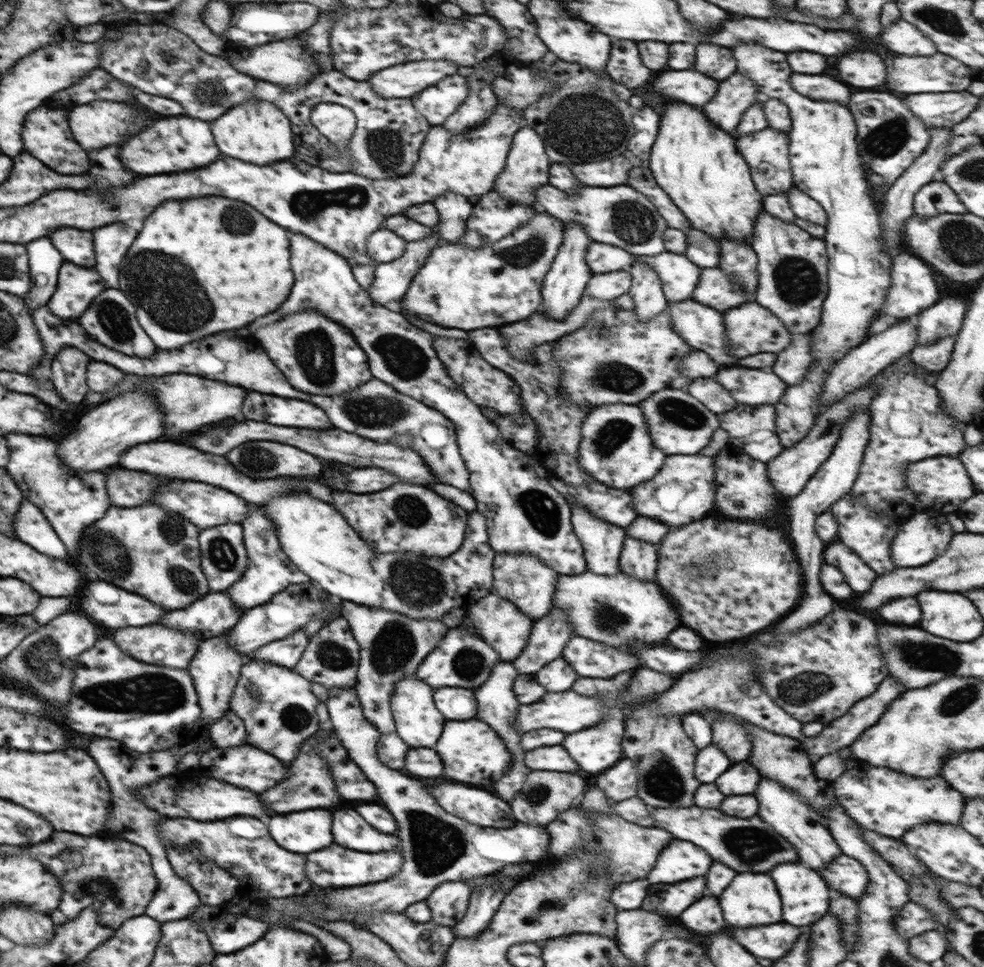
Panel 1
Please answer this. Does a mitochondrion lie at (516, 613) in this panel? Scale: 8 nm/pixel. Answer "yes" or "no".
no

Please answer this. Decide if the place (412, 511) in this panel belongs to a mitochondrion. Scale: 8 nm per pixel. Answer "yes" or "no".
yes

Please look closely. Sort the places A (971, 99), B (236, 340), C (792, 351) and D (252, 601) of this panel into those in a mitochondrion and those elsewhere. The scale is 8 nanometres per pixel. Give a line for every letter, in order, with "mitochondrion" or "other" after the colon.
A: other
B: other
C: other
D: other

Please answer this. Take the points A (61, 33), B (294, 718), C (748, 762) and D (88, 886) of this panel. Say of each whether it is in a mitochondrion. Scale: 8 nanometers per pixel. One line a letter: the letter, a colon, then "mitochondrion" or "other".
A: other
B: mitochondrion
C: other
D: mitochondrion

